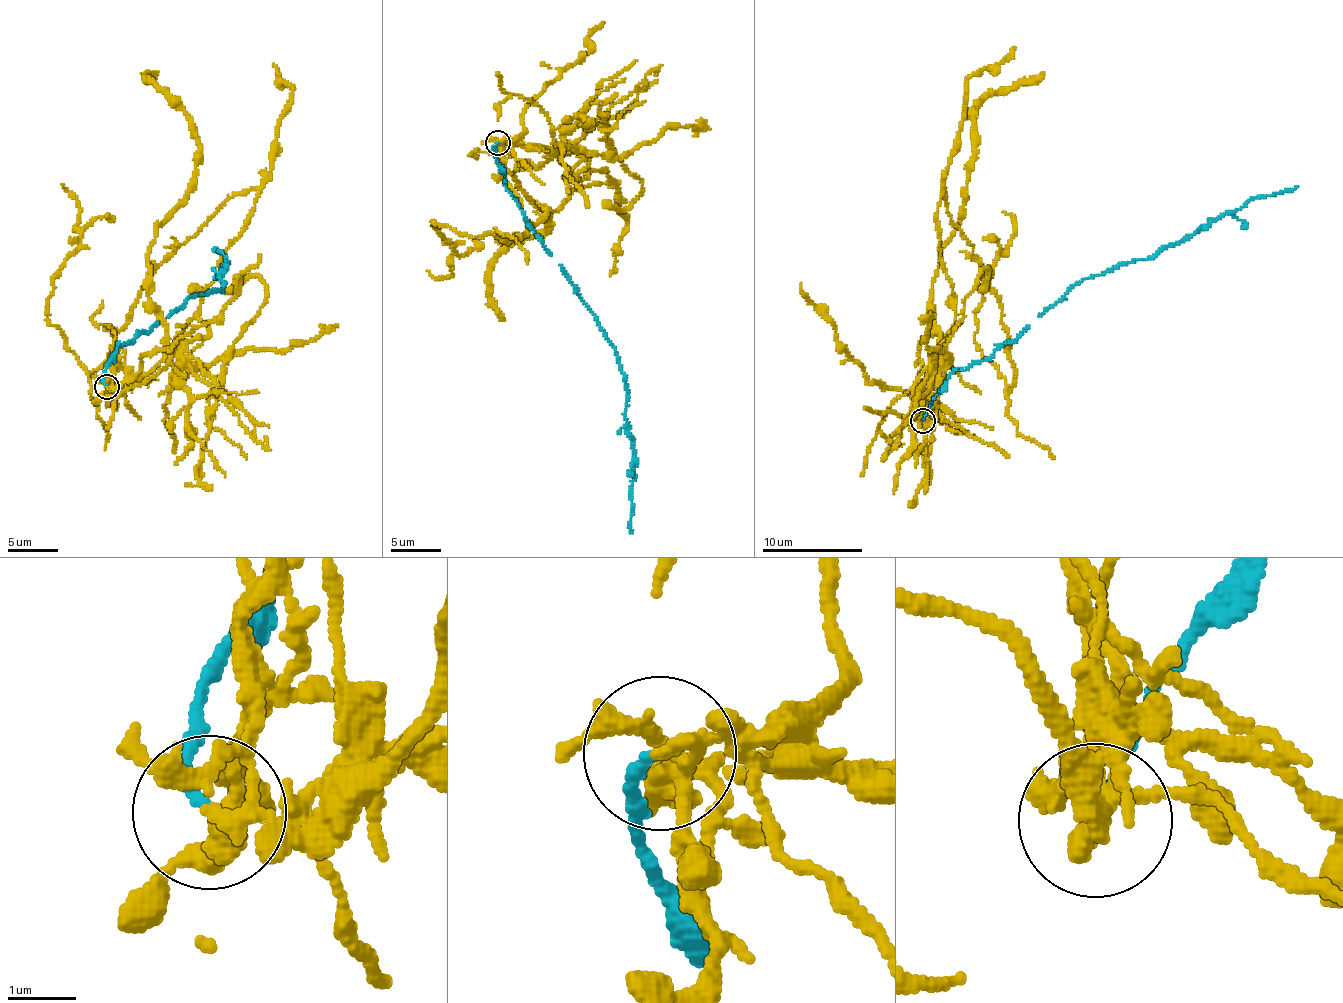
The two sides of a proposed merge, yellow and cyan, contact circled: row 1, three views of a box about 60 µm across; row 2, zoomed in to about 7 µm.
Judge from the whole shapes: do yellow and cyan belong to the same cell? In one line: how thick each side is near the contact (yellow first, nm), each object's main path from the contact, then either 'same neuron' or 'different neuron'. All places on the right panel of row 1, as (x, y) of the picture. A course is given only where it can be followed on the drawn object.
180 nm thick on the yellow side, 140 nm on the other; yellow runs (922, 421), (954, 325), (943, 192), (997, 299), (1008, 393), (974, 342), (1014, 233), (1002, 212); cyan runs (922, 419), (952, 373), (968, 369), (1011, 342), (1084, 278), (1156, 256), (1255, 197), (1298, 186); different neuron

